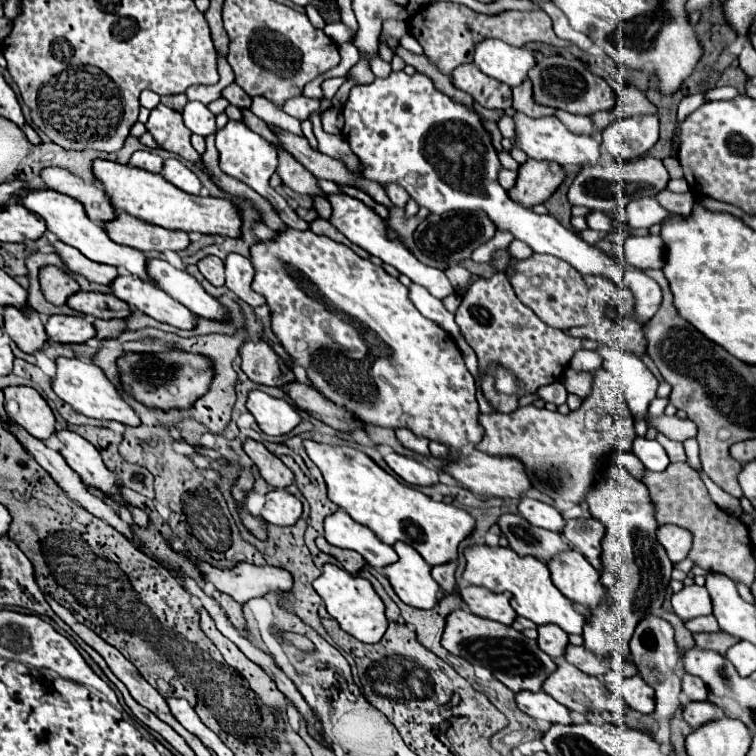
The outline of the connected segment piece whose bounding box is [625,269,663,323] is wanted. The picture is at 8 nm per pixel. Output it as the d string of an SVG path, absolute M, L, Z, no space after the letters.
M629 269L629 275L625 275L625 279L637 301L635 317L639 317L639 321L643 323L649 321L661 305L661 299L663 299L661 287L651 277L647 277L643 271L637 271L637 269Z

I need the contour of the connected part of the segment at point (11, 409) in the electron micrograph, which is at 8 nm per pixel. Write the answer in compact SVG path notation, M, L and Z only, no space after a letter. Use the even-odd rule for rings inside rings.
M5 387L3 395L7 415L33 437L45 441L55 433L55 415L33 387Z

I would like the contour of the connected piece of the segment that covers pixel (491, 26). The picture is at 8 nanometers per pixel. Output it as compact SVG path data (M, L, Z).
M435 3L435 5L429 5L427 9L411 15L409 33L421 43L425 55L445 75L451 75L451 71L457 65L471 63L475 43L479 43L481 39L487 39L487 37L501 39L515 47L521 47L529 41L541 41L547 45L563 47L563 39L559 39L553 33L551 19L547 17L545 11L503 11L499 15L489 17L483 13L475 13L473 9L459 5L459 3Z

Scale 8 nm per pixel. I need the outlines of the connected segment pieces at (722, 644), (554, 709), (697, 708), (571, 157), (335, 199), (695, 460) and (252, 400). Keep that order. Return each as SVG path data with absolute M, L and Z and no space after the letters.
M719 631L719 633L695 633L693 639L695 639L695 645L699 649L715 651L719 655L725 655L727 649L739 641L737 637L731 637L729 633L723 633L723 631Z
M539 691L539 693L517 693L515 695L517 705L521 711L525 711L527 715L531 715L533 719L545 721L545 723L559 723L559 725L569 725L573 723L569 709L559 705L553 697L549 697L547 693Z
M691 701L683 711L685 721L693 729L697 729L699 725L705 725L707 721L717 721L721 715L723 715L723 711L719 711L719 707L711 705L709 701Z
M515 113L515 125L517 125L517 143L519 147L531 157L539 161L555 161L561 167L567 165L597 165L601 159L601 143L591 135L577 135L571 133L557 117L543 117L543 119L531 119L523 113Z
M329 195L329 203L331 203L331 207L333 207L331 223L333 223L349 241L353 241L355 245L363 247L363 249L369 251L371 255L379 257L383 263L393 265L401 275L407 275L413 283L425 287L425 289L427 289L431 295L435 295L437 299L445 299L447 295L453 293L453 287L451 287L449 279L445 277L445 273L439 271L439 269L433 269L433 267L423 265L423 263L421 263L419 259L415 259L401 243L391 241L391 239L387 237L387 227L385 227L387 223L385 223L377 213L373 213L367 205L363 205L361 201L353 199L353 197L349 197L349 195Z
M687 439L687 441L685 441L685 451L687 451L687 463L689 463L689 465L691 465L695 471L701 471L697 439Z
M263 391L249 393L247 409L257 419L259 429L271 437L287 435L301 423L301 415L297 413L297 409L291 401L271 397Z

